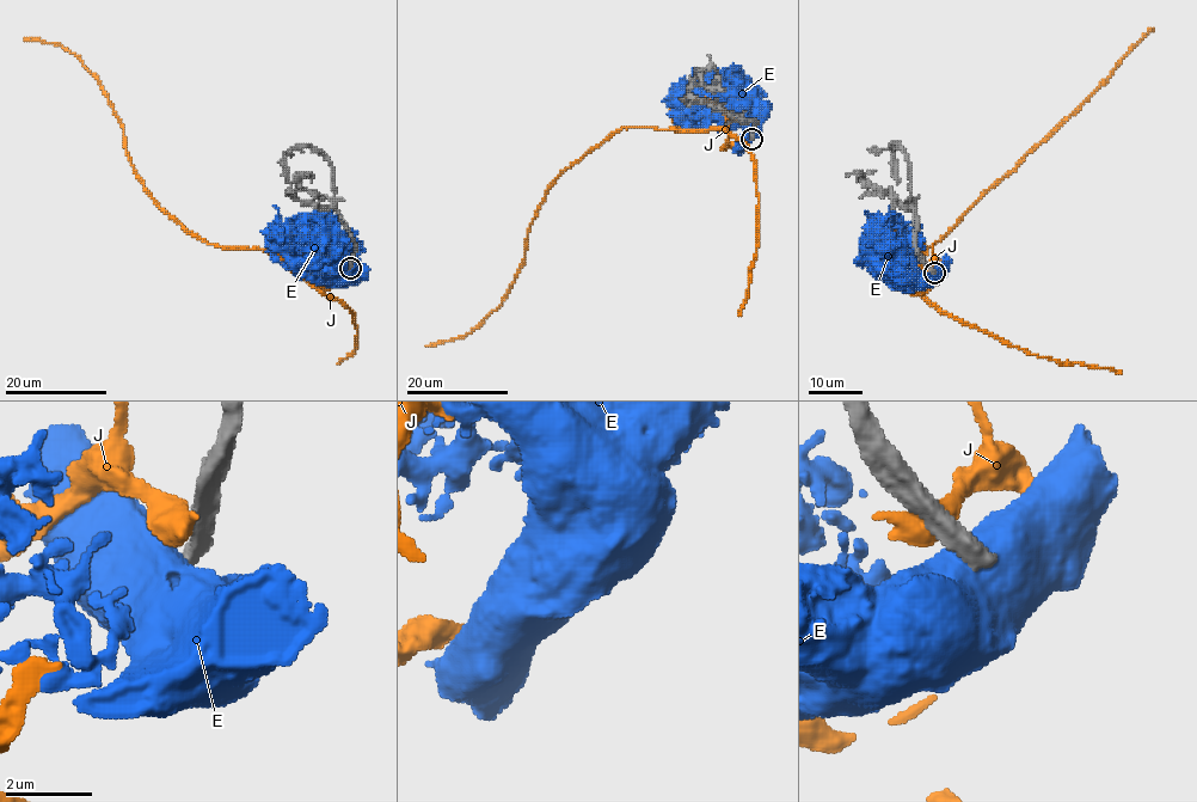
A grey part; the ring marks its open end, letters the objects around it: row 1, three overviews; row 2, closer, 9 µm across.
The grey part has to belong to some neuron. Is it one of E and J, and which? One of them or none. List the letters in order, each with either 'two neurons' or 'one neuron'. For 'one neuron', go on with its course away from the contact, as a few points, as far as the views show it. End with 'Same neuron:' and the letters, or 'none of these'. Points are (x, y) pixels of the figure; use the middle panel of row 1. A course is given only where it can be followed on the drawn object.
E: two neurons
J: two neurons
Same neuron: none of these

